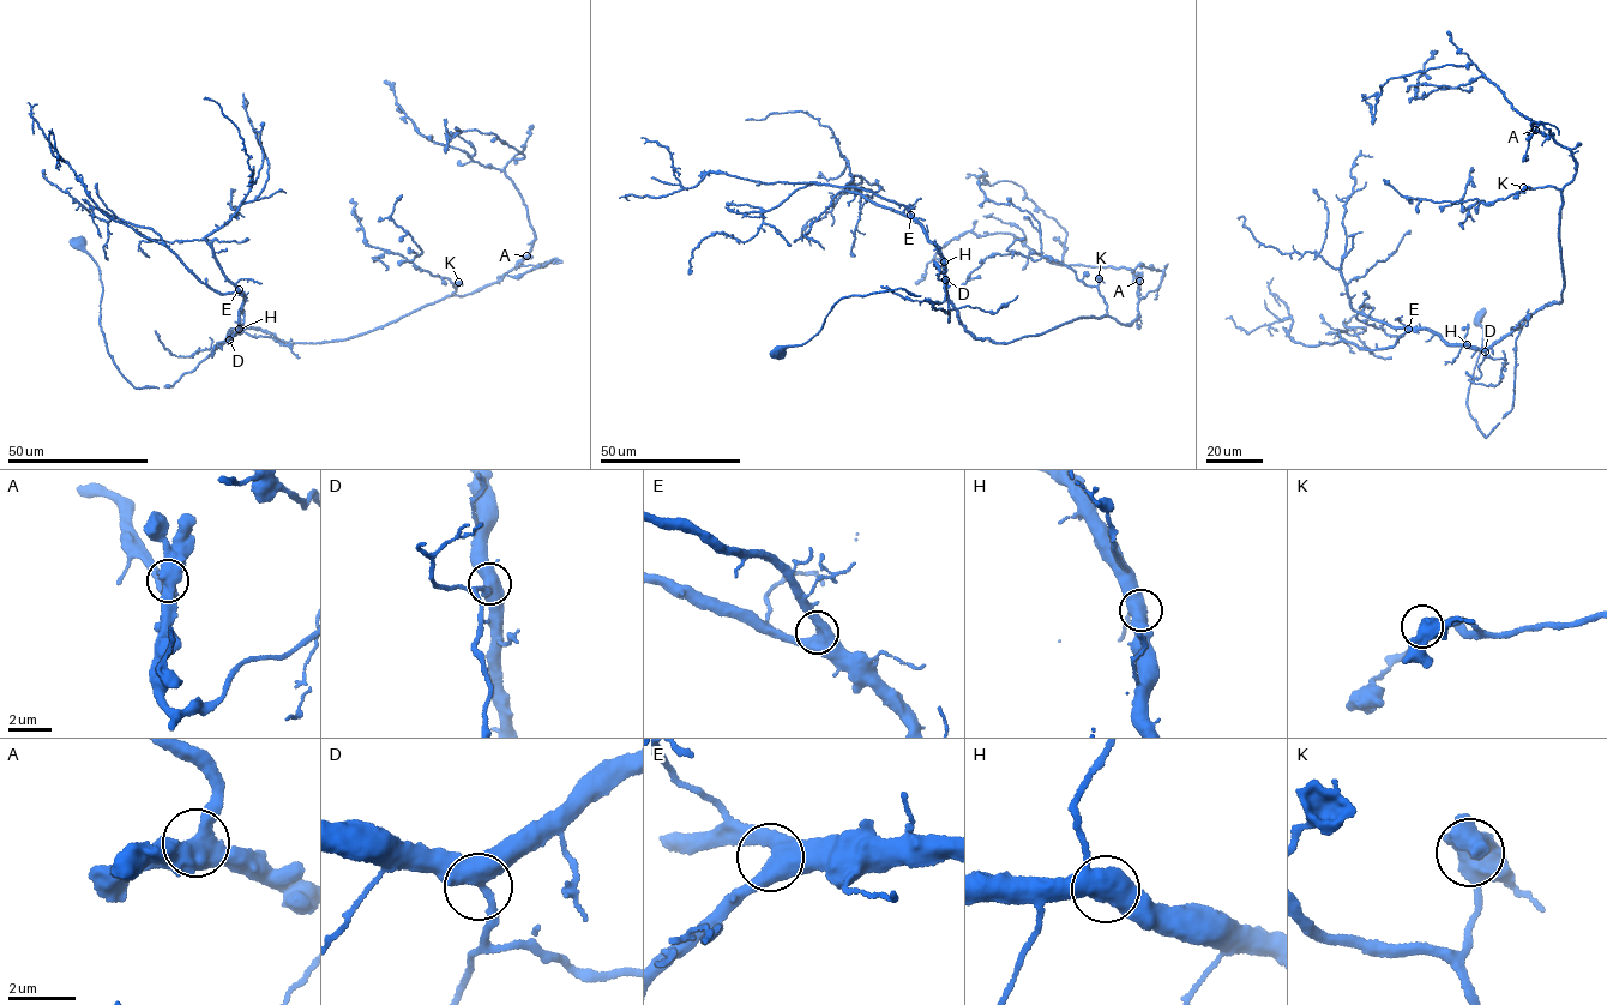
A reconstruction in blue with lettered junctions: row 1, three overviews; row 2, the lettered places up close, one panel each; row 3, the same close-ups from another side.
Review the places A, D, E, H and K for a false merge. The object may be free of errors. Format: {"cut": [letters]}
{"cut": []}

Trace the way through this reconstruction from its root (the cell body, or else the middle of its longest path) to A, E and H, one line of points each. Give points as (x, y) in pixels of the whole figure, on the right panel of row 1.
A: (1479, 317), (1467, 404), (1485, 437), (1514, 403), (1522, 326), (1505, 336), (1565, 287), (1577, 168), (1535, 130)
E: (1479, 317), (1482, 347), (1467, 404), (1485, 437), (1511, 410), (1522, 326), (1484, 349), (1408, 329)
H: (1479, 317), (1482, 347), (1467, 404), (1485, 437), (1511, 410), (1515, 341), (1522, 326), (1484, 349), (1467, 345)

